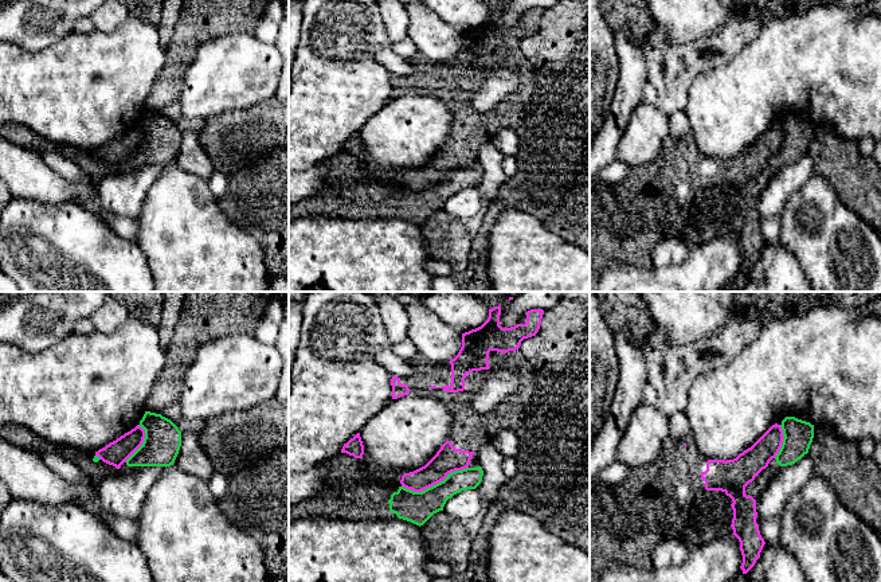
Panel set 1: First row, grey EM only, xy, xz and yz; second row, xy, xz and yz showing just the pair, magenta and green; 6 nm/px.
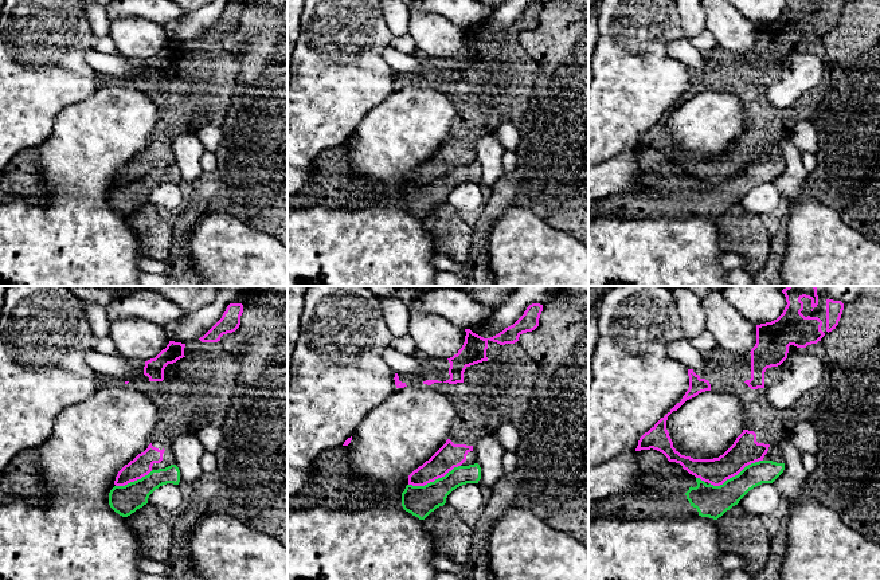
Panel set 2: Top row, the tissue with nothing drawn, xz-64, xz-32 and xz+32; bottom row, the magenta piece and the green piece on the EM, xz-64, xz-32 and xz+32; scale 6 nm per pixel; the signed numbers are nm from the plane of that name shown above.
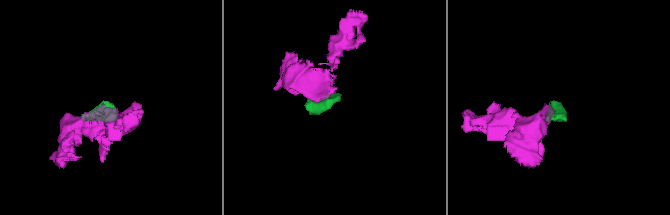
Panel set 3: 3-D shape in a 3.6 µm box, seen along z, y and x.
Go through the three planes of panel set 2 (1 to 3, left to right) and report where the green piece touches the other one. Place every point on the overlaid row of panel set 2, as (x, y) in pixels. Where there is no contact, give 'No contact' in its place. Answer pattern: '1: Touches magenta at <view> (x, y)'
1: Touches magenta at xz-64 (133, 481)
2: Touches magenta at xz-32 (434, 479)
3: Touches magenta at xz+32 (735, 474)

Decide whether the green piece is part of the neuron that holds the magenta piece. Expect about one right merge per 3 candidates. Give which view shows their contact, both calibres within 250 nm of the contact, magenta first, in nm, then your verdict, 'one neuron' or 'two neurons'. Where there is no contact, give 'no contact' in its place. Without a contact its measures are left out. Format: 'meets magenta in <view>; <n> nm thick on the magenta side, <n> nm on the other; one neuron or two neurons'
meets magenta in xz; 160 nm thick on the magenta side, 190 nm on the other; two neurons

